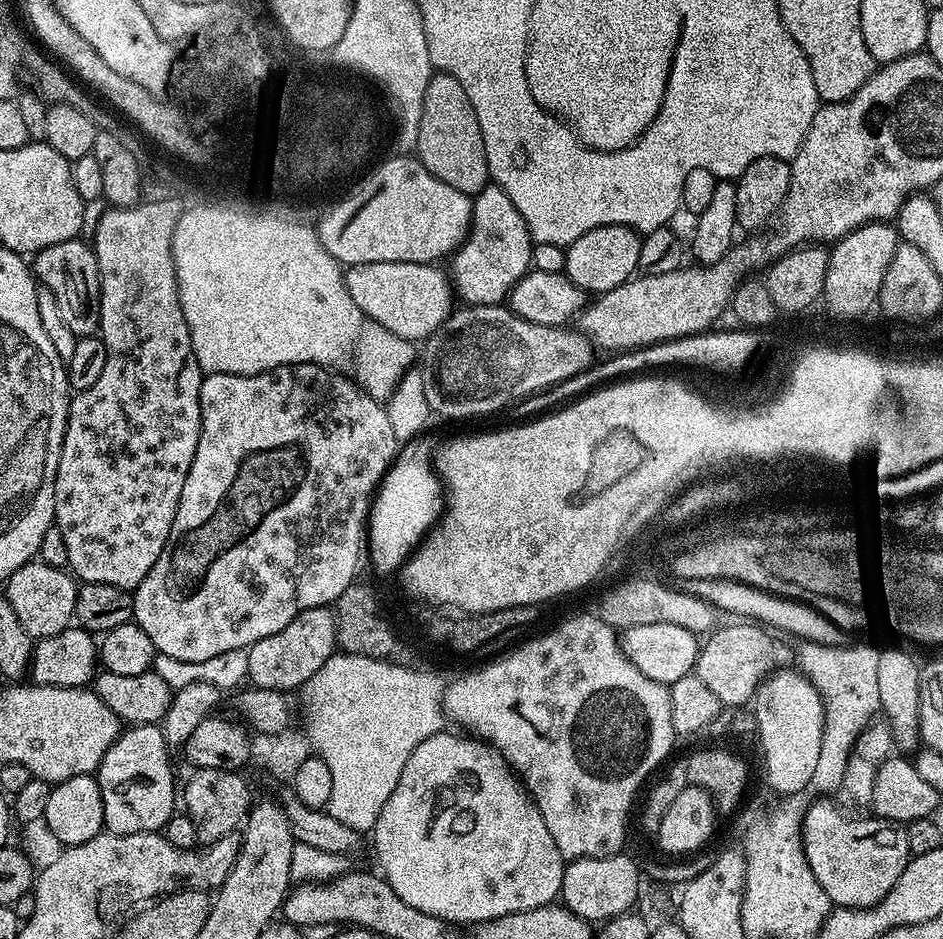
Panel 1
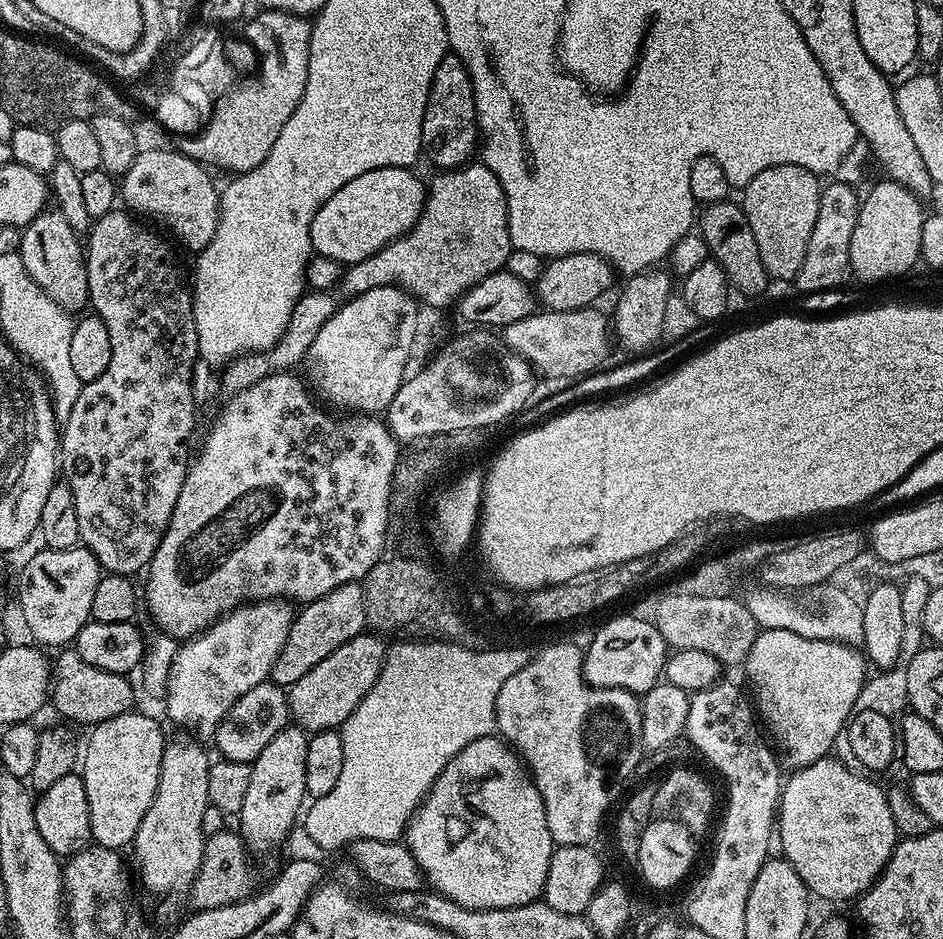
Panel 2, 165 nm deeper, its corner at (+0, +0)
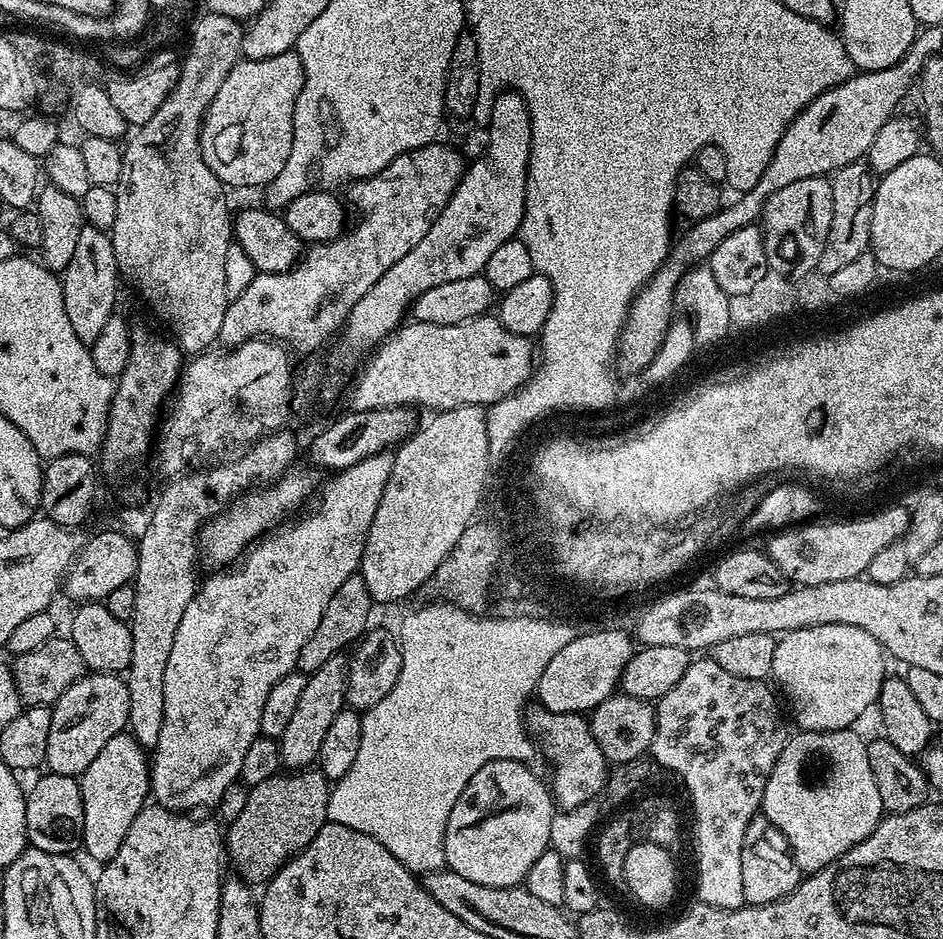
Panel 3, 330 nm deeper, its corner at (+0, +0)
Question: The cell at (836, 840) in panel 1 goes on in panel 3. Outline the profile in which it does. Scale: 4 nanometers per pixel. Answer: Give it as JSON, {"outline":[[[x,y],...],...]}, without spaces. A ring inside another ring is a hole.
{"outline":[[[846,728],[833,732],[797,731],[795,734],[789,735],[788,740],[784,743],[782,754],[778,754],[778,762],[774,762],[774,770],[770,770],[770,778],[766,782],[766,790],[764,791],[762,814],[771,824],[778,826],[778,830],[782,830],[788,843],[788,851],[792,853],[794,862],[800,868],[801,873],[811,874],[822,870],[830,862],[834,862],[842,854],[846,854],[846,850],[858,846],[858,842],[865,840],[880,825],[880,821],[885,815],[882,798],[878,798],[878,786],[874,786],[874,770],[870,770],[870,758],[865,737],[860,737],[856,730]]]}

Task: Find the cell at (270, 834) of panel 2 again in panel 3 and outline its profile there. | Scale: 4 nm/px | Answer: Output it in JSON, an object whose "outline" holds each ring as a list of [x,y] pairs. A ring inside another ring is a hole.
{"outline":[[[343,655],[330,658],[330,662],[318,666],[308,676],[302,695],[298,697],[298,706],[286,730],[278,738],[280,745],[280,763],[288,770],[304,770],[315,765],[320,758],[322,741],[326,738],[326,729],[334,722],[334,718],[346,707],[344,694],[346,692],[346,678],[348,677],[348,662]]]}

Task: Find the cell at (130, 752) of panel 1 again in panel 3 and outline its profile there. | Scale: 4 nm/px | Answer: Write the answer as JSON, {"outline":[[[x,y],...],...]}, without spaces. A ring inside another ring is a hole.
{"outline":[[[122,731],[110,738],[106,746],[102,747],[94,757],[94,762],[87,766],[84,773],[79,777],[80,789],[82,790],[82,810],[84,811],[84,842],[83,851],[88,851],[92,860],[107,862],[118,854],[122,847],[122,841],[130,830],[134,818],[149,803],[150,800],[150,756],[144,747],[136,740],[135,736],[127,731]]]}

